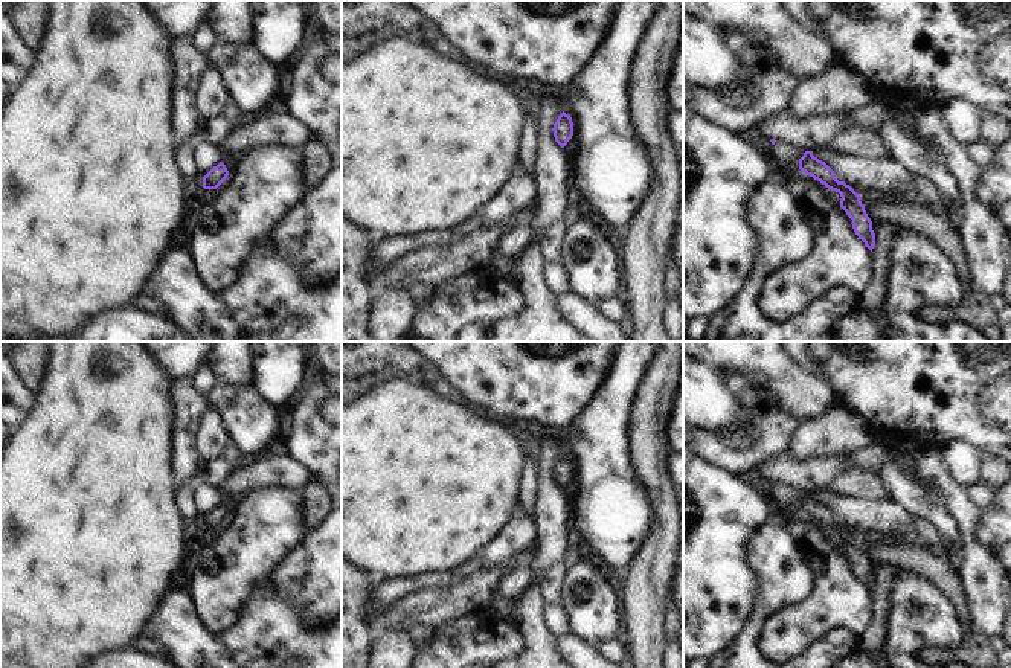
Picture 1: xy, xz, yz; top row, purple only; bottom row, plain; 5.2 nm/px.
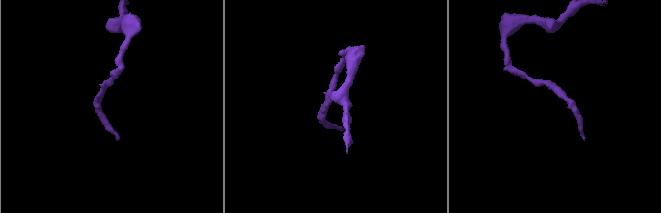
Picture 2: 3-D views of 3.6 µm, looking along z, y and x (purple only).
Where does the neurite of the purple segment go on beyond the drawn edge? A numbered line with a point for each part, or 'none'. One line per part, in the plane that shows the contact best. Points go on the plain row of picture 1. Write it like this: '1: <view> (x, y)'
none

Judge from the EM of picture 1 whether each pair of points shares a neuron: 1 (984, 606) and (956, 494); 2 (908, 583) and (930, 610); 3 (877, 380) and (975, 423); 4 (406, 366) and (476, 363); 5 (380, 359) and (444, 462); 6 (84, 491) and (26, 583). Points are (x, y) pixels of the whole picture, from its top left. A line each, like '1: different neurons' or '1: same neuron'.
1: same neuron
2: same neuron
3: same neuron
4: different neurons
5: different neurons
6: same neuron

